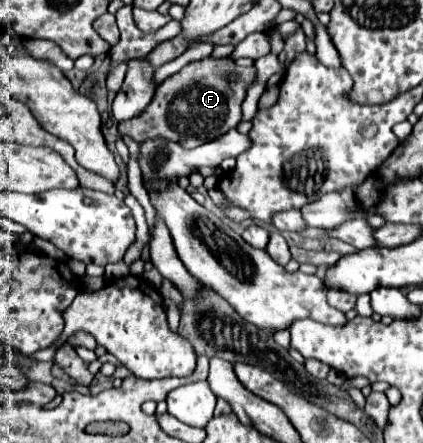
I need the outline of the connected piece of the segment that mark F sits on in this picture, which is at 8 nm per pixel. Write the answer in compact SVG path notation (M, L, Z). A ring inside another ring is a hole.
M205 57L201 61L193 61L157 87L155 99L151 99L143 115L117 123L117 129L121 135L127 135L137 143L151 137L165 137L183 145L185 149L193 149L211 139L217 139L219 135L225 135L229 129L233 129L241 121L241 103L247 95L247 89L255 83L255 77L257 77L255 67L239 67L231 57L225 57L225 59ZM227 75L239 75L239 79L231 83ZM181 99L183 103L185 101L189 103L187 107L189 107L189 113L193 115L189 121L187 121L189 115L185 115L185 109L179 107Z

